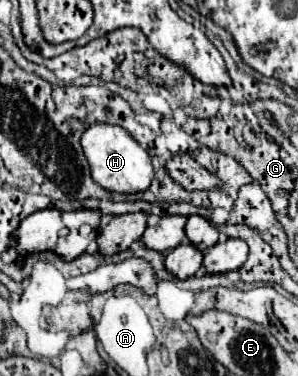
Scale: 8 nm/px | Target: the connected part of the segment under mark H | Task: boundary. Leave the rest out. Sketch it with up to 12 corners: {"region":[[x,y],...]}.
{"region":[[121,128],[81,138],[91,178],[109,192],[145,192],[149,154]]}

